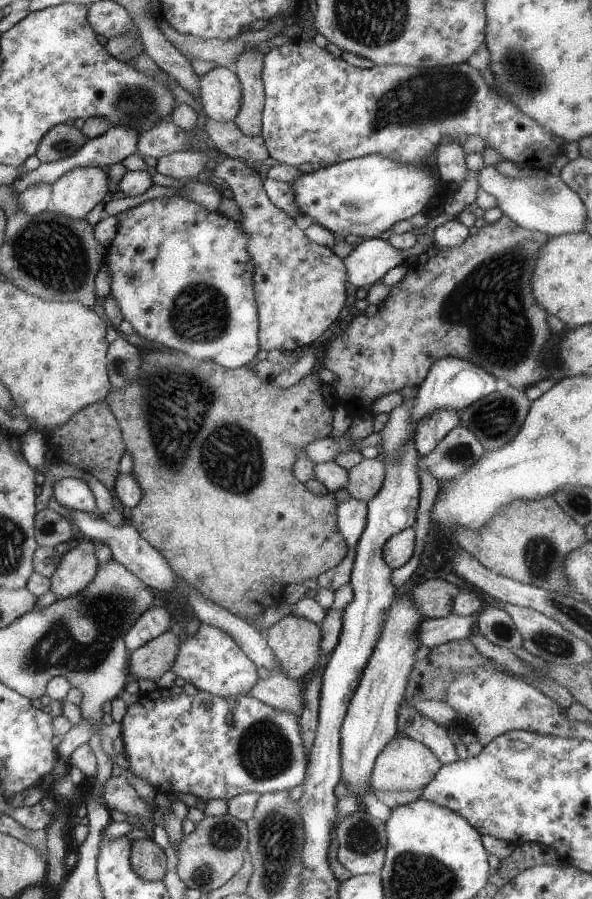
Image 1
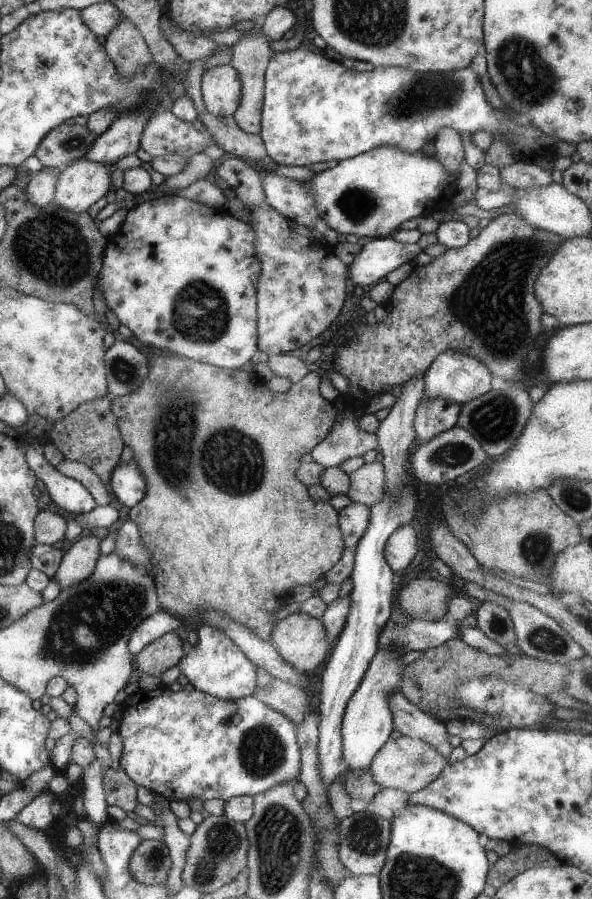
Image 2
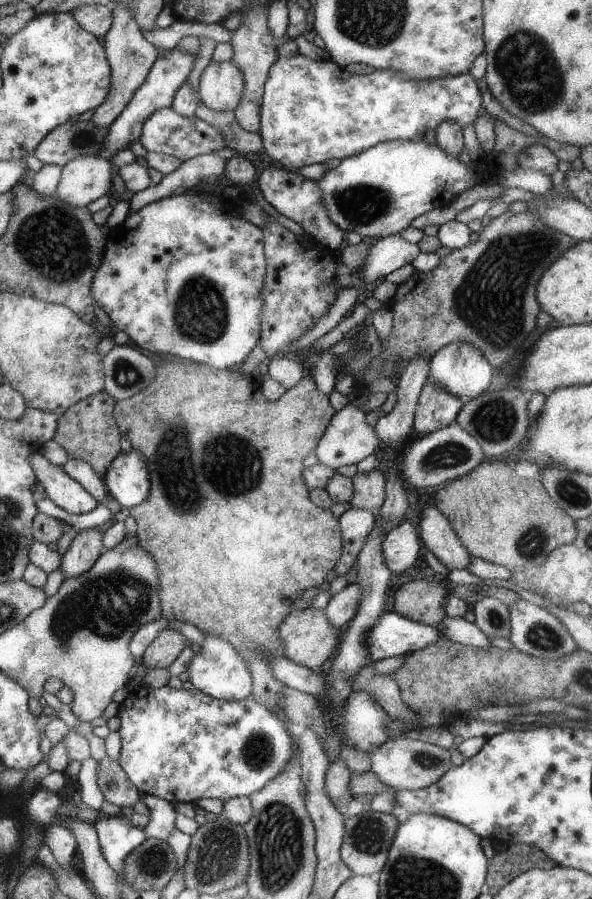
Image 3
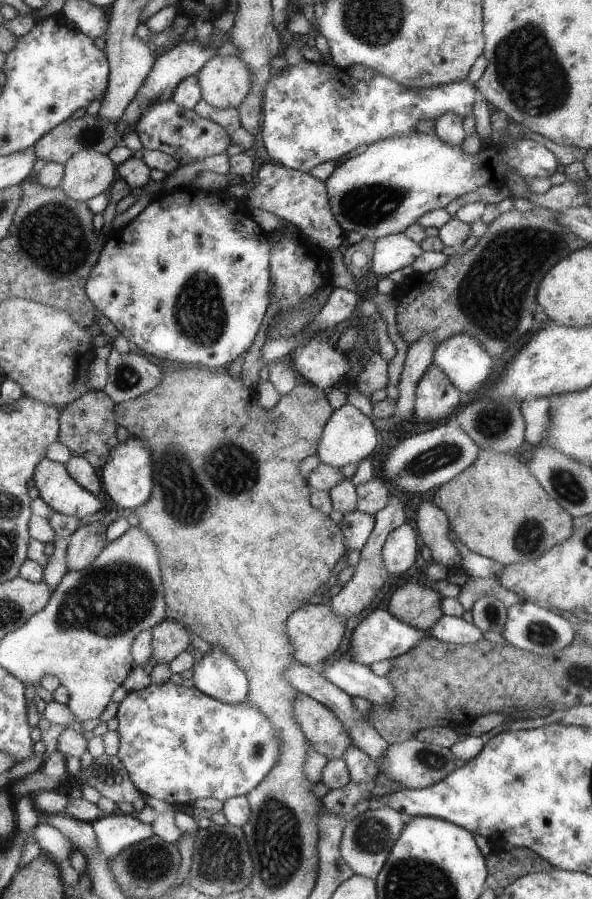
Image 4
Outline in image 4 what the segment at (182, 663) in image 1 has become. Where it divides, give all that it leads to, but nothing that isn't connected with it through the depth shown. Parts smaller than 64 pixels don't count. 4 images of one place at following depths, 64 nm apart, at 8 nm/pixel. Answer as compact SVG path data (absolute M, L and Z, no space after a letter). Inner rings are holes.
M209 646L203 658L193 664L191 672L193 688L225 704L243 704L249 694L251 682L247 678L247 672L231 654L217 646Z

